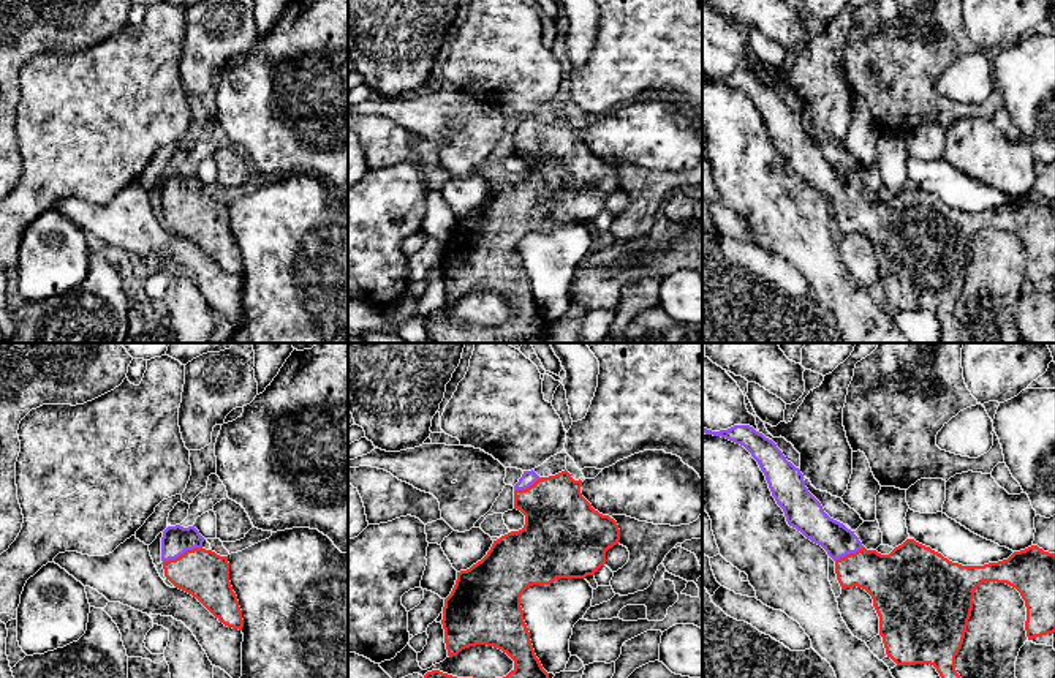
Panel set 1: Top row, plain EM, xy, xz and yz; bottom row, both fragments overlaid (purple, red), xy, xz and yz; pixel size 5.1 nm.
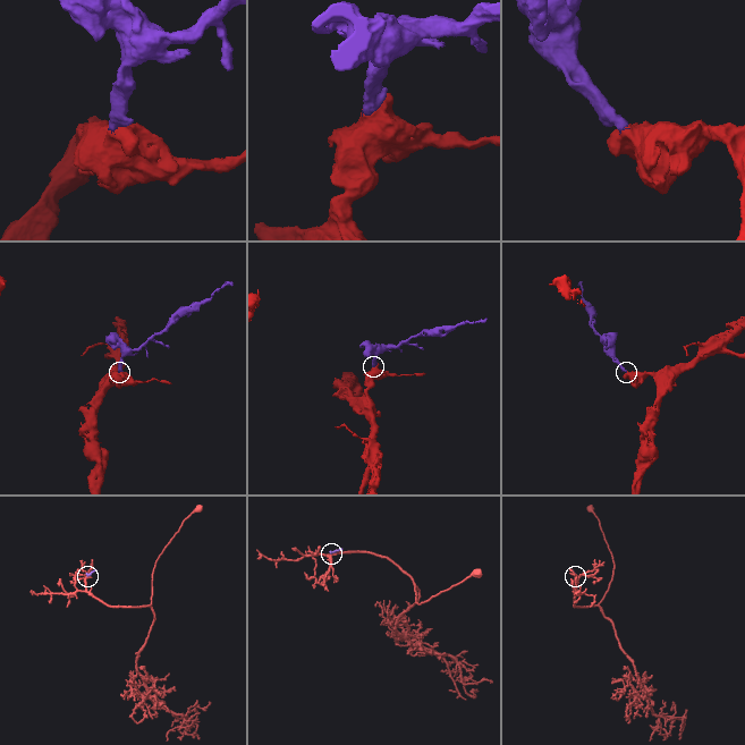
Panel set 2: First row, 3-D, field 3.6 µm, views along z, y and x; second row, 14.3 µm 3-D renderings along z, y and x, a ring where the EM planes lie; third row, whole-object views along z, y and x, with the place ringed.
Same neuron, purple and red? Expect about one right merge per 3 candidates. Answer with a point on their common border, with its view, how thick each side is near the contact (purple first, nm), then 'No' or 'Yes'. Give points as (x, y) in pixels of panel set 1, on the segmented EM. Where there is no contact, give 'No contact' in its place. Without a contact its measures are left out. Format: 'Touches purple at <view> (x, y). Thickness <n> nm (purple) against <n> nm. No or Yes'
Touches purple at xy (182, 553). Thickness 150 nm (purple) against 240 nm. Yes

